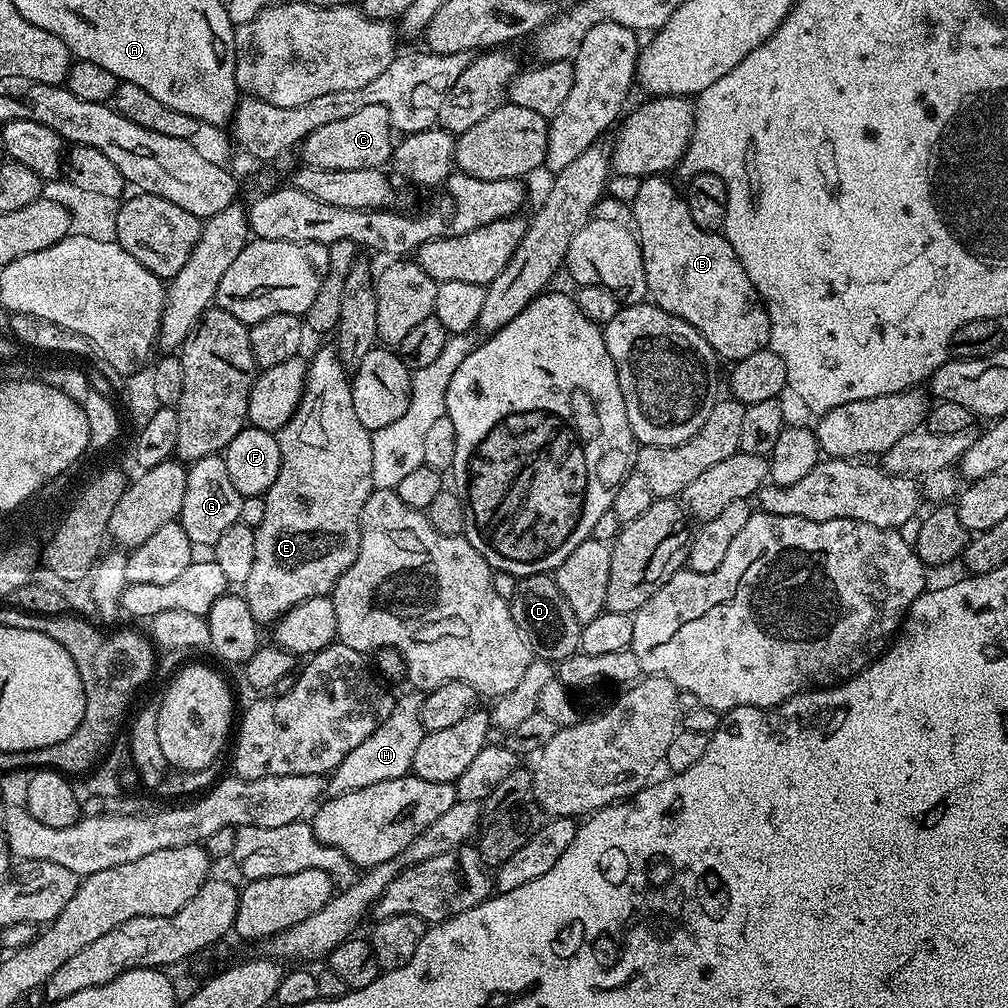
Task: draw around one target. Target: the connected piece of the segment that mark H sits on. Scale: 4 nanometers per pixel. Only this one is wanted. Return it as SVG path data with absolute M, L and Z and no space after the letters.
M408 696L405 700L397 699L392 706L390 718L382 722L362 742L362 746L354 746L346 758L337 766L326 780L326 792L329 797L341 796L344 792L362 790L366 786L374 786L374 782L386 782L390 778L402 778L412 771L414 753L418 751L418 742L424 737L425 731L420 726L421 697Z

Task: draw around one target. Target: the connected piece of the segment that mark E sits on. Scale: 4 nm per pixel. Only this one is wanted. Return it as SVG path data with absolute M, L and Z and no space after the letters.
M329 346L329 348L322 349L313 360L310 360L308 379L304 382L304 399L296 408L296 413L280 429L278 439L280 441L278 478L274 478L274 486L270 486L270 490L263 495L266 514L262 514L262 522L254 534L254 567L250 569L250 578L246 578L246 582L242 585L242 595L244 601L250 606L250 614L254 614L257 624L261 626L271 625L294 606L298 606L310 598L328 596L332 587L338 582L338 578L342 578L342 574L346 574L346 570L350 570L350 566L354 566L354 558L358 558L358 546L362 538L362 530L360 529L362 506L366 506L366 502L374 490L372 487L374 450L372 449L372 433L366 430L366 426L362 426L362 422L358 422L358 414L354 414L350 376L337 356L335 347Z

